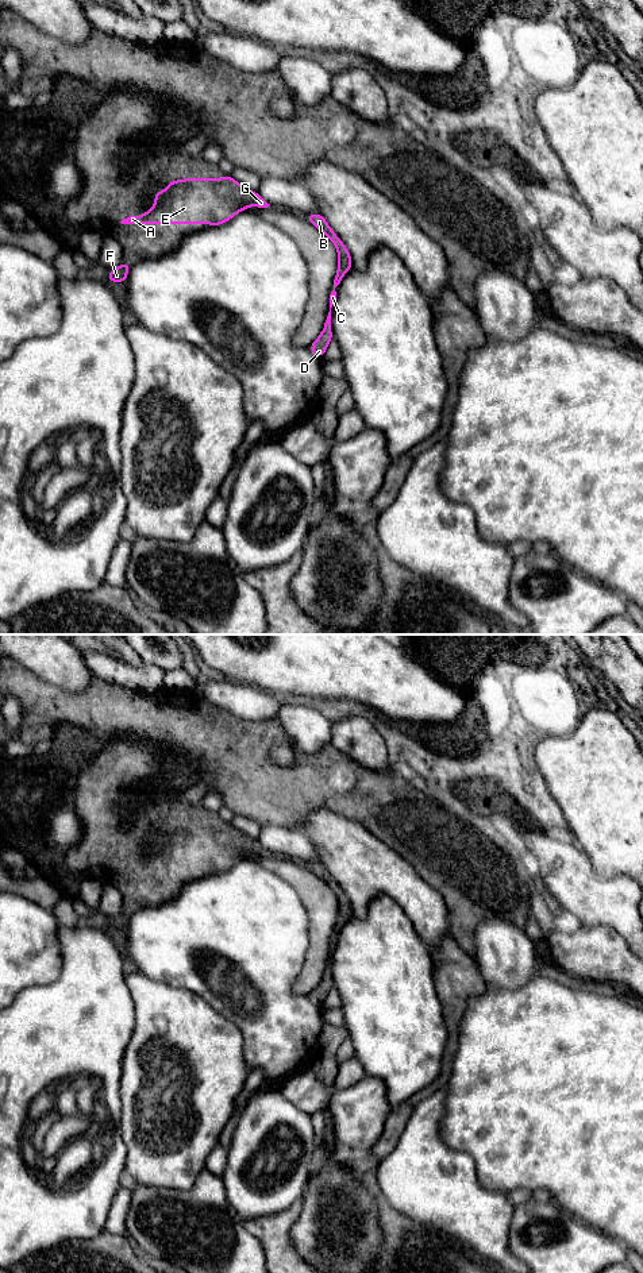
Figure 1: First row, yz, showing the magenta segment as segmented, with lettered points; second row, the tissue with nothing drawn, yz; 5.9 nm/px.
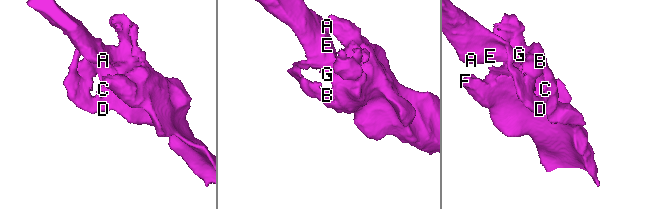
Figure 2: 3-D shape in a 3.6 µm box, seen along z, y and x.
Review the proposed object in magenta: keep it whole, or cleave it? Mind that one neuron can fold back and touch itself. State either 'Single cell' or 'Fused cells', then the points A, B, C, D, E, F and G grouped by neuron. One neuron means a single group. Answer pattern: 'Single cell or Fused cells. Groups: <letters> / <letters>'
Single cell. Groups: A B C D E F G

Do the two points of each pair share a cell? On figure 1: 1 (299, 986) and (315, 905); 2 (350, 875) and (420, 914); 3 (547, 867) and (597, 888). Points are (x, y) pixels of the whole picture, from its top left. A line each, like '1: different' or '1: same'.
1: same
2: same
3: same

